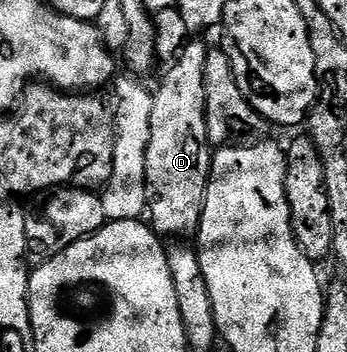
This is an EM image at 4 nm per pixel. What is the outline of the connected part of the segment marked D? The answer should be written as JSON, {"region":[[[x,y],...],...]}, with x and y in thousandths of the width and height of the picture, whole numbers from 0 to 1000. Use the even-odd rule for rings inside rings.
{"region":[[[550,114],[493,176],[461,247],[447,256],[438,355],[429,358],[424,489],[418,548],[435,645],[467,673],[548,673],[573,645],[594,568],[594,520],[605,509],[614,452],[611,420],[597,401],[594,301],[588,298],[588,188],[602,136],[576,116]]]}

